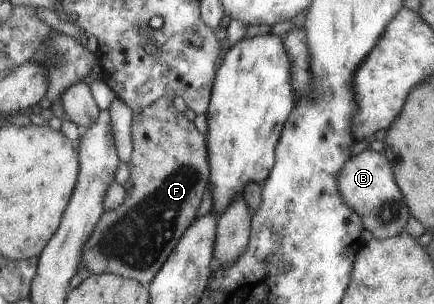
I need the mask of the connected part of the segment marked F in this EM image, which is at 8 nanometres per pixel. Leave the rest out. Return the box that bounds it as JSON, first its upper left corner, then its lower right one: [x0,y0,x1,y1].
[80,97,209,284]

